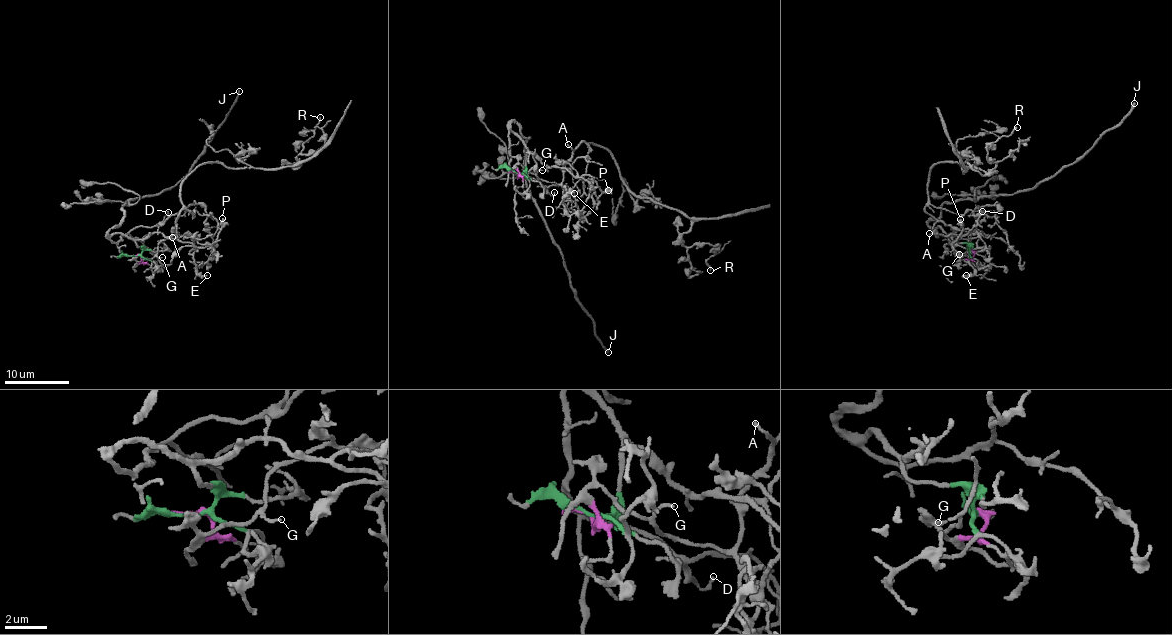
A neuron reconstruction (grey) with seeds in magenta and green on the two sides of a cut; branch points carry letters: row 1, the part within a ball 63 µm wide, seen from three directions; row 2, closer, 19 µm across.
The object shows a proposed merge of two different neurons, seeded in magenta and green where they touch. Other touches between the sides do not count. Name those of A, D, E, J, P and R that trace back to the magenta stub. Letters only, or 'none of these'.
A, E, R

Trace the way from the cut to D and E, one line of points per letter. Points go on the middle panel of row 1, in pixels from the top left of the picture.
D: (514, 171), (521, 173), (525, 168), (527, 150), (510, 130), (510, 169), (531, 176), (552, 195), (554, 192)
E: (514, 171), (518, 177), (522, 166), (559, 184), (567, 204), (565, 190), (563, 196), (575, 193)

